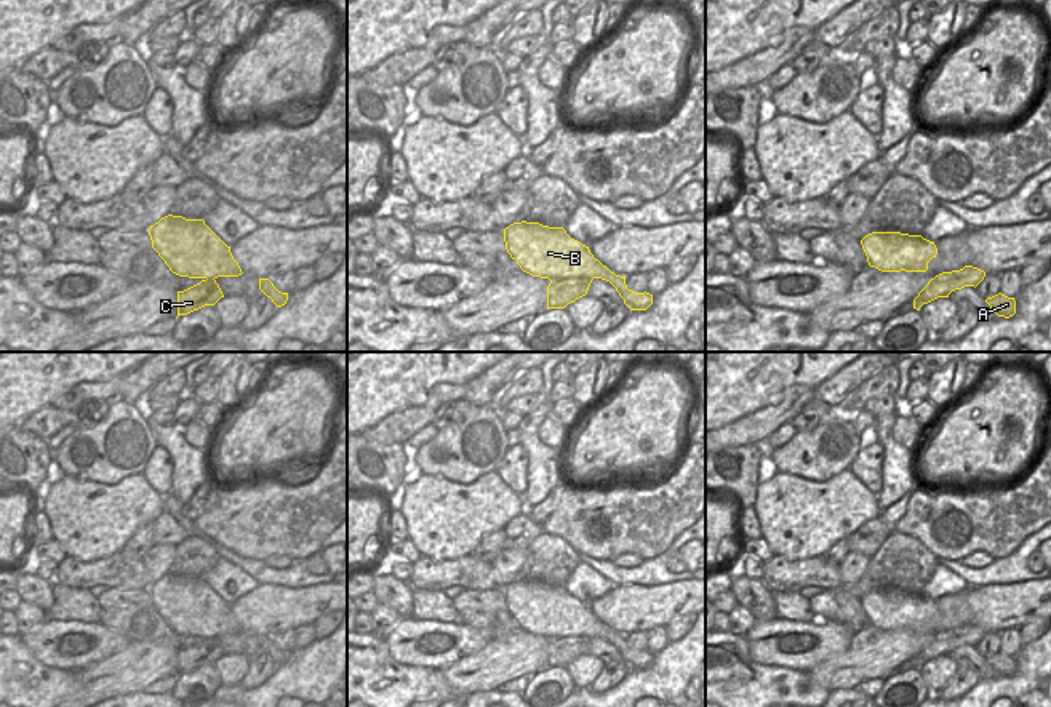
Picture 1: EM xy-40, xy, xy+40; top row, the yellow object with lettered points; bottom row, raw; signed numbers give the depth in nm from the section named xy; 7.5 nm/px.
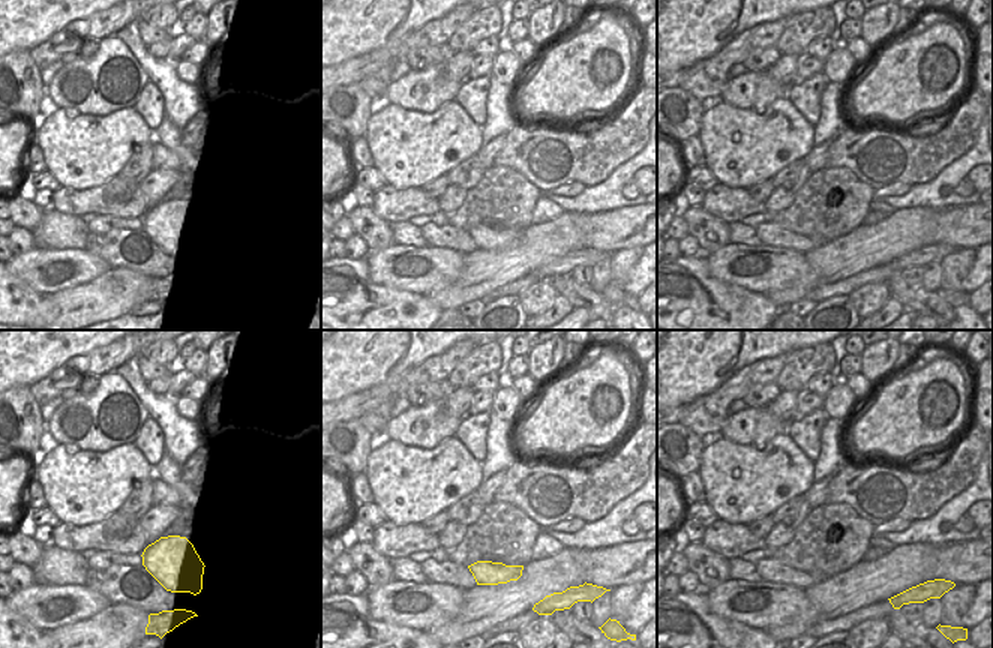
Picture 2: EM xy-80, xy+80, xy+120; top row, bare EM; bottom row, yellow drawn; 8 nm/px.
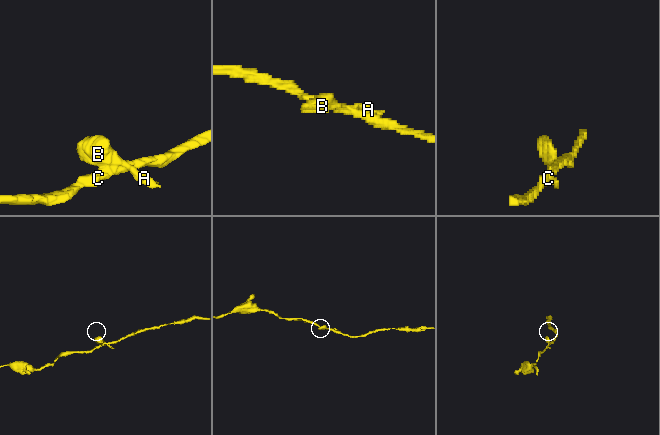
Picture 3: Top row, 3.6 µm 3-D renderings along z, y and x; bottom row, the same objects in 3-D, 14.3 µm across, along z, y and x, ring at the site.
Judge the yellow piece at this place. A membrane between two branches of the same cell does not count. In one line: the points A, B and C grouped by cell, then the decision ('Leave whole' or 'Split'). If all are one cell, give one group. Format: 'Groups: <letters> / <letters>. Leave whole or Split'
Groups: A B / C. Split.

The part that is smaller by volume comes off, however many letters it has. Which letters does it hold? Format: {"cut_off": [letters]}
{"cut_off": ["A", "B"]}

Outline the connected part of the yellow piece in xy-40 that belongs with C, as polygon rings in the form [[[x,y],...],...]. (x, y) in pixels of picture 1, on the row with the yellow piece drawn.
[[[214,278],[202,280],[184,291],[178,291],[178,317],[205,306],[214,306],[221,298],[224,294]]]

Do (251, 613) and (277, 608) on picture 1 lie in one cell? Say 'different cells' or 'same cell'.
same cell

